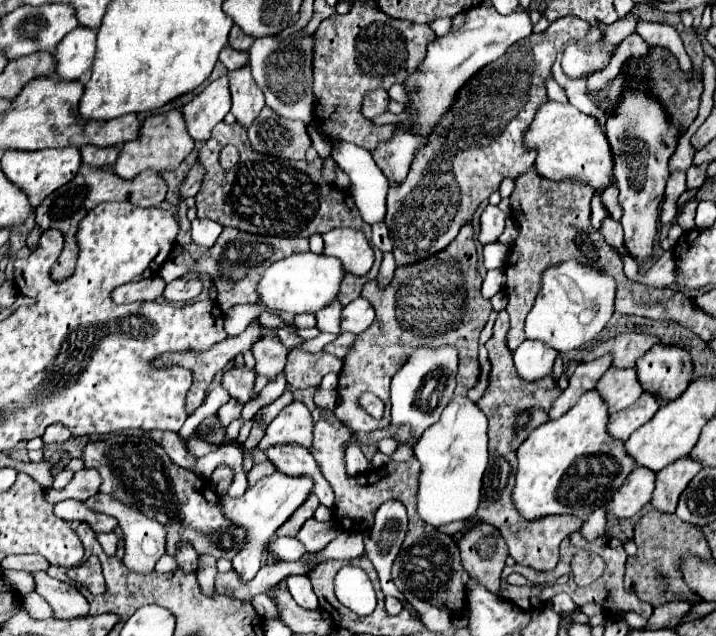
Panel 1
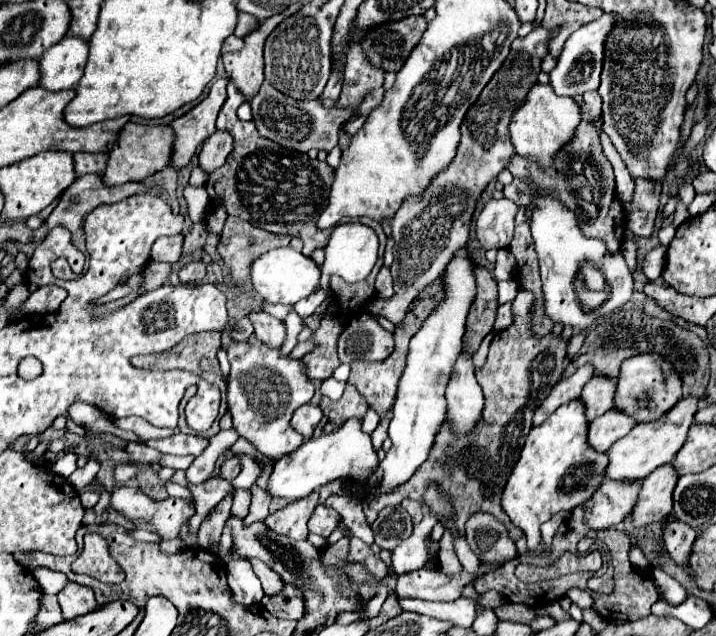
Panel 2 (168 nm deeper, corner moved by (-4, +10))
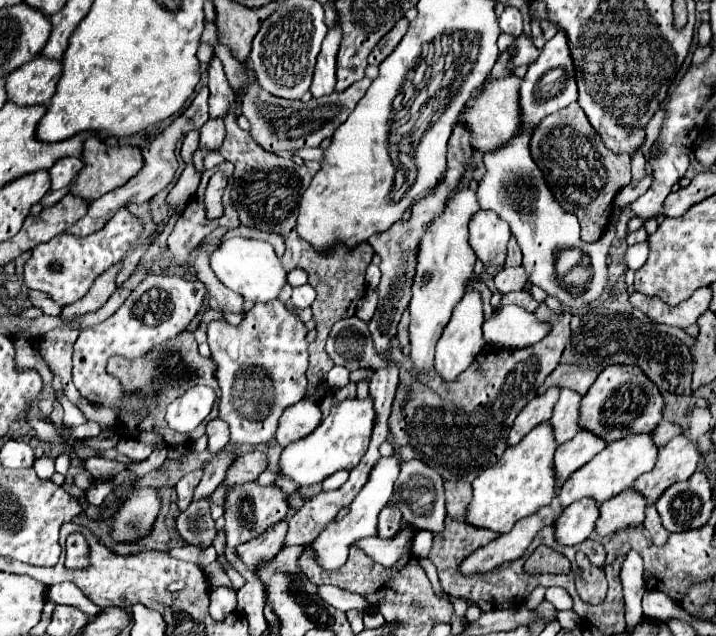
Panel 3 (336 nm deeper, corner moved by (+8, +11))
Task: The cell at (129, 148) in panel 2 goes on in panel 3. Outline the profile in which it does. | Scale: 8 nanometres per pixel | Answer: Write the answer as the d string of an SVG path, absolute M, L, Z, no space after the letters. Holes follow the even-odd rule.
M88 137L84 143L84 151L82 151L82 161L84 161L84 169L78 173L76 181L70 187L72 195L80 195L86 201L94 201L98 197L102 197L104 193L122 187L128 179L132 179L142 167L144 167L144 157L140 147L134 145L108 145L104 141L100 141L98 137Z

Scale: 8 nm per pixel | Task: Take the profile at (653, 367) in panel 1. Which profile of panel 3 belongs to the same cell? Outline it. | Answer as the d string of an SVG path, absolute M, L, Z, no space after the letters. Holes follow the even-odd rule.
M608 365L580 405L580 427L598 433L608 443L626 437L628 433L650 433L662 419L664 399L658 387L638 369L630 365Z

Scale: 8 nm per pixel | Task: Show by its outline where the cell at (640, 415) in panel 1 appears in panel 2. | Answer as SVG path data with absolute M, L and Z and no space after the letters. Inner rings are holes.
M610 410L608 414L596 418L588 426L588 446L592 446L598 452L606 452L616 440L626 436L634 426L636 422L630 416L618 410Z

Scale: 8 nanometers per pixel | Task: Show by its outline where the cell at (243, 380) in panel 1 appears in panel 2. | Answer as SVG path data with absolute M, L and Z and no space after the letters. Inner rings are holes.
M260 340L232 342L226 352L230 360L228 412L232 414L234 430L274 460L296 450L302 444L302 436L290 426L290 418L294 408L308 404L316 390L302 360L282 356L280 348L272 350Z

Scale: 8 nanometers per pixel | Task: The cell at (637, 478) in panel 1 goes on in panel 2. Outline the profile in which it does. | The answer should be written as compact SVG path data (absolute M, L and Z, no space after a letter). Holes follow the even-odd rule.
M604 480L590 502L584 502L584 524L590 530L606 530L620 524L632 512L640 492L640 482Z

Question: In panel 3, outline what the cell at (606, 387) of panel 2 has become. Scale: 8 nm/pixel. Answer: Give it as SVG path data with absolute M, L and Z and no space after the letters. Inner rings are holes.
M572 389L560 391L560 399L558 399L554 413L552 413L552 419L550 419L558 443L572 439L580 431L580 425L578 425L580 401L582 401L580 393L576 393Z

